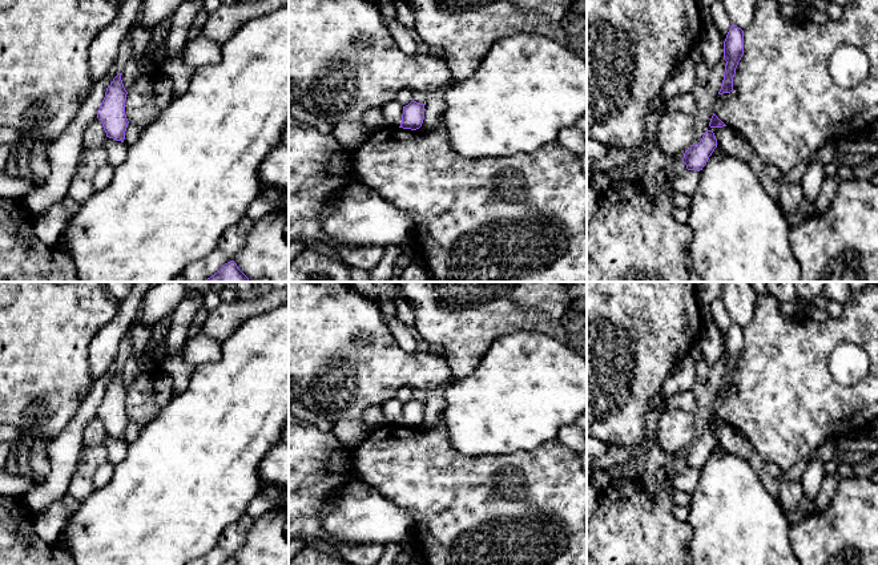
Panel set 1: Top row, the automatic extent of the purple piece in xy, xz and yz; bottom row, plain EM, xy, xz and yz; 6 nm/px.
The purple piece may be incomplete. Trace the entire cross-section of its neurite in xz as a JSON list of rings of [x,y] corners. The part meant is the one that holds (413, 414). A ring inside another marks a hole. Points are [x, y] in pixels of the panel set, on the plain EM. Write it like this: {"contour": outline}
{"contour": [[[411,399],[403,404],[402,420],[399,425],[416,428],[424,417],[424,401]]]}

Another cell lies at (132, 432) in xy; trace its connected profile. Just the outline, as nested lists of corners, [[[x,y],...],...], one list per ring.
[[[129,420],[128,425],[126,425],[126,429],[125,429],[125,437],[124,437],[124,441],[126,443],[126,445],[129,445],[134,440],[137,440],[141,431],[142,431],[142,425],[136,424],[134,421]]]

